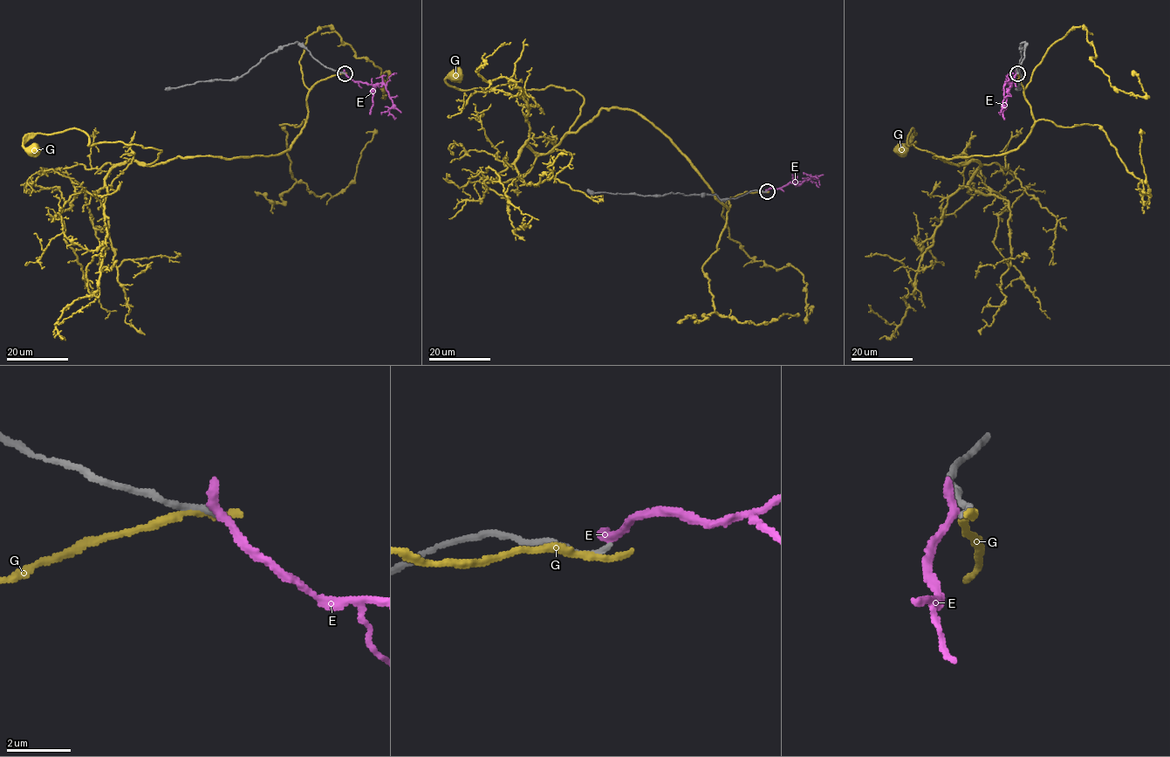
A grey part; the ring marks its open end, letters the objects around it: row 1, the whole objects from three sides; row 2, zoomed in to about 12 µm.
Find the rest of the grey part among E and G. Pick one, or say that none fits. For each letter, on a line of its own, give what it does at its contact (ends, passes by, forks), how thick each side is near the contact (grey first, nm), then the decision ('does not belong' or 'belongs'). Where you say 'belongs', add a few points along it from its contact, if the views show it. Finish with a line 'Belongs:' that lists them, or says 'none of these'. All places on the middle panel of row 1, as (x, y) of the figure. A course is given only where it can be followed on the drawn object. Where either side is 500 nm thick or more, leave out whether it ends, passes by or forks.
E: it ends; calibres 170 and 360 nm; does not belong
G: it passes by; calibres 240 and 220 nm; does not belong
Belongs: none of these

